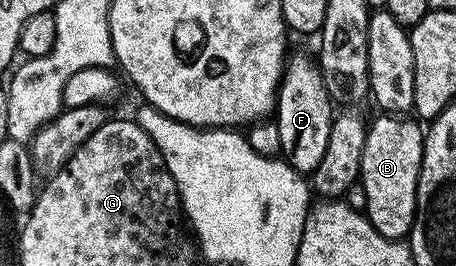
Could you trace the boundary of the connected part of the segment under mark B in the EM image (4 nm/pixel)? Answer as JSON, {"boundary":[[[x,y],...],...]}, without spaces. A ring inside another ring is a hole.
{"boundary":[[[381,114],[365,129],[360,184],[367,194],[365,215],[388,240],[405,240],[417,212],[417,183],[423,162],[425,132],[416,119],[401,114]]]}

